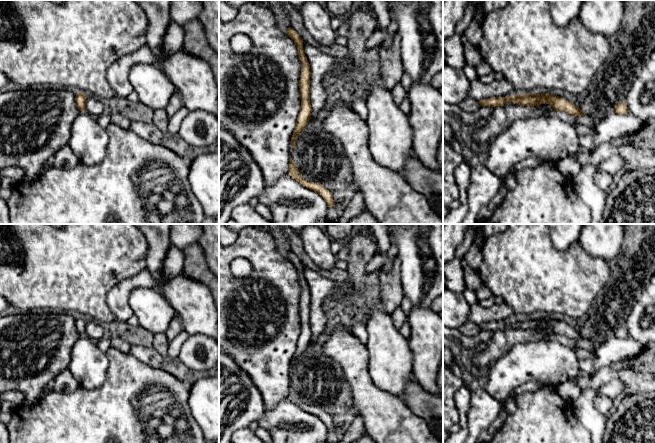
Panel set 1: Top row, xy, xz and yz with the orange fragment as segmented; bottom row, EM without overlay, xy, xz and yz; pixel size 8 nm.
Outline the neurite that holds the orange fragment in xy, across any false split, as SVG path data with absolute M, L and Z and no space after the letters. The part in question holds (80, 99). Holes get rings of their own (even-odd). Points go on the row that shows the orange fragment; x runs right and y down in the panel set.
M77 92L76 97L75 97L75 102L76 102L76 105L77 105L78 109L81 112L85 111L85 108L86 108L86 98L87 98L86 94Z

